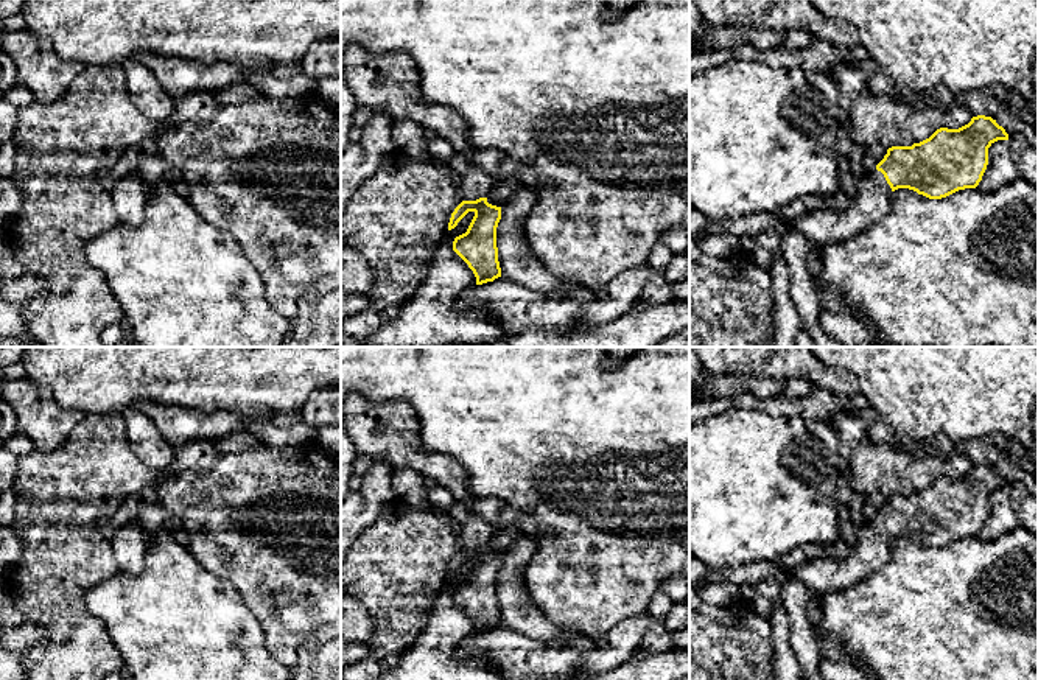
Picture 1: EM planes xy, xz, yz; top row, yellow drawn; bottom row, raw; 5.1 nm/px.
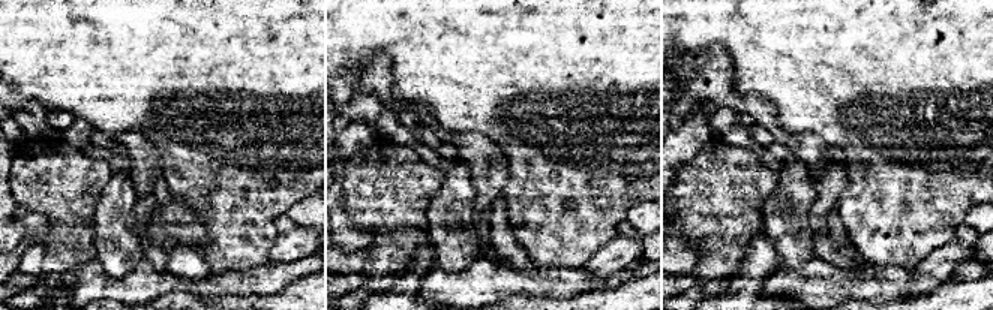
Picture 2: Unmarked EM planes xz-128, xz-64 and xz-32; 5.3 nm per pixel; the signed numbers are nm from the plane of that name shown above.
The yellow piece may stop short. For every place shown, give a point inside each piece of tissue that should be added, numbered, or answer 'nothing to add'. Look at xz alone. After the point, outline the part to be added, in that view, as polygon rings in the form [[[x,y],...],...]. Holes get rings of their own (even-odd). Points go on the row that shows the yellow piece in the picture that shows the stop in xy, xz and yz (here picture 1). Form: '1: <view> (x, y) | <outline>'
1: xz (476, 184) | [[[472,166],[464,176],[461,184],[462,201],[476,201],[487,198],[496,184],[496,177],[484,173],[478,166]]]

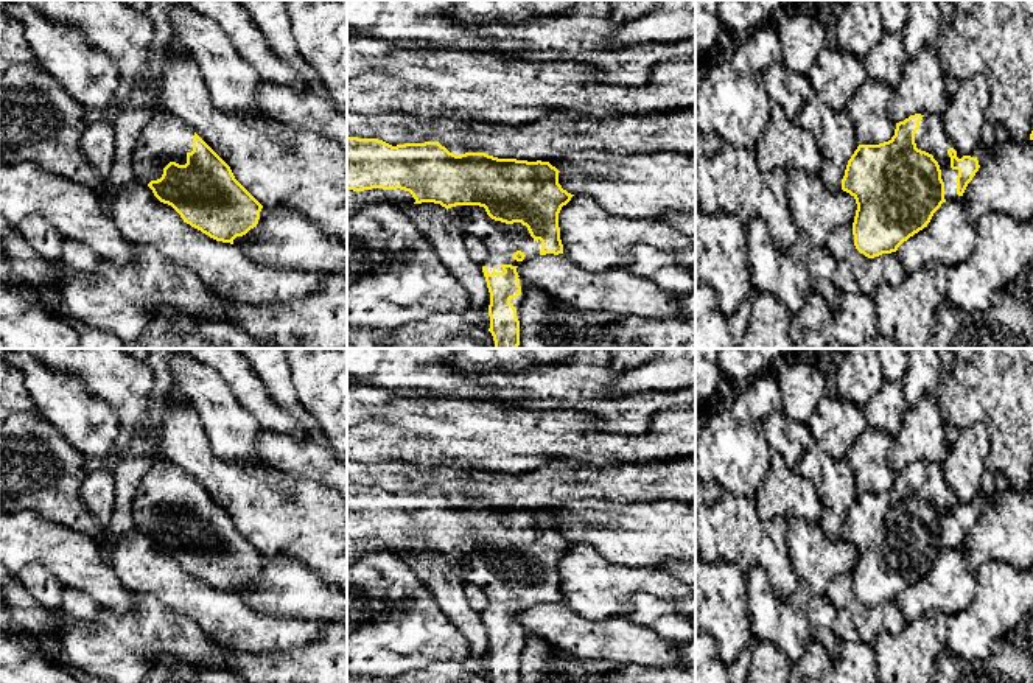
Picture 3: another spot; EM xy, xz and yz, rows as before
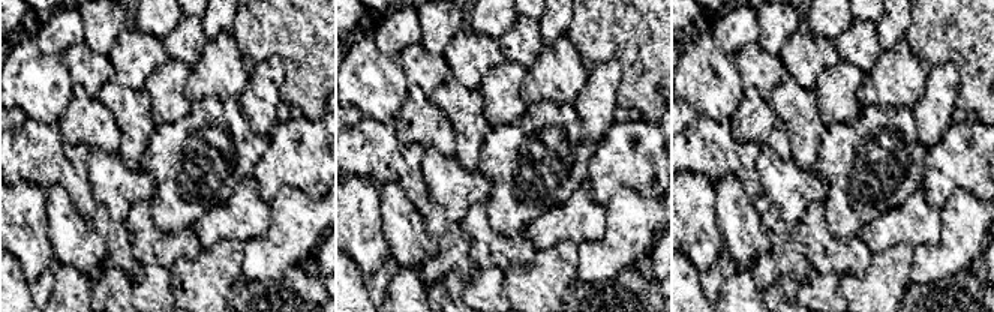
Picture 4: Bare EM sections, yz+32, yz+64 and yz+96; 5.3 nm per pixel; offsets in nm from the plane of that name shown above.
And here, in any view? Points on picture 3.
1: xz (501, 240) | [[[456,205],[450,207],[448,212],[464,233],[484,241],[487,247],[484,266],[488,274],[504,272],[502,264],[520,266],[534,255],[540,255],[541,241],[535,241],[521,222],[495,221],[479,205]]]

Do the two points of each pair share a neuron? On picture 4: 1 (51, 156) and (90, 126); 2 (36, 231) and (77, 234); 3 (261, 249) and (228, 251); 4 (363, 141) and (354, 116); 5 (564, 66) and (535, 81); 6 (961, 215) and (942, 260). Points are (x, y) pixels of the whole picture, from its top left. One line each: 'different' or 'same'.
1: different
2: different
3: different
4: different
5: same
6: same

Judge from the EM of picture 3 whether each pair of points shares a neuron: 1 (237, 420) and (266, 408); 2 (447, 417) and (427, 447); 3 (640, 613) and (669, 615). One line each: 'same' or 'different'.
1: different
2: same
3: same

